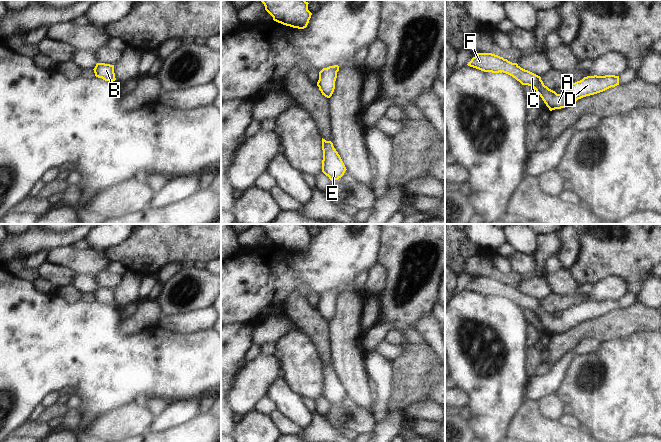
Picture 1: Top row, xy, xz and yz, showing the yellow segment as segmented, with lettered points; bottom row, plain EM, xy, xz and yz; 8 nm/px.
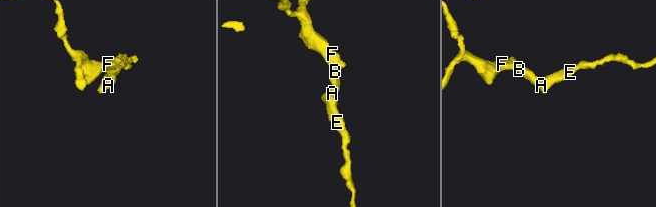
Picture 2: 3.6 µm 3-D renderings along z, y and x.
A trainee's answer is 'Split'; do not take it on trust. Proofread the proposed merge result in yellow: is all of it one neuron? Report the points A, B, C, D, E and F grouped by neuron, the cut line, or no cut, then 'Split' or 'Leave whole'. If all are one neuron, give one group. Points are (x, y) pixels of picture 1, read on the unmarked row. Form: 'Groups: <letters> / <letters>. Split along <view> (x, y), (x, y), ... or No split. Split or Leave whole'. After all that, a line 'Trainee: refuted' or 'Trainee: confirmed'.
Groups: A B C D E F. No split. Leave whole
Trainee: refuted

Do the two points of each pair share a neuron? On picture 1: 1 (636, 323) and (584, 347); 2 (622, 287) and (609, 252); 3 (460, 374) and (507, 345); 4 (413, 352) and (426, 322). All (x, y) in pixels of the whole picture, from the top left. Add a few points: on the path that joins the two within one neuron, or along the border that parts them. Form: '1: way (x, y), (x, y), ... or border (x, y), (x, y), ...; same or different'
1: border (601, 342), (593, 337), (584, 337), (575, 346); different
2: border (629, 282), (624, 277), (608, 275), (596, 283); different
3: way (476, 374), (489, 377), (498, 373), (504, 361); same
4: border (425, 343), (434, 352); different

